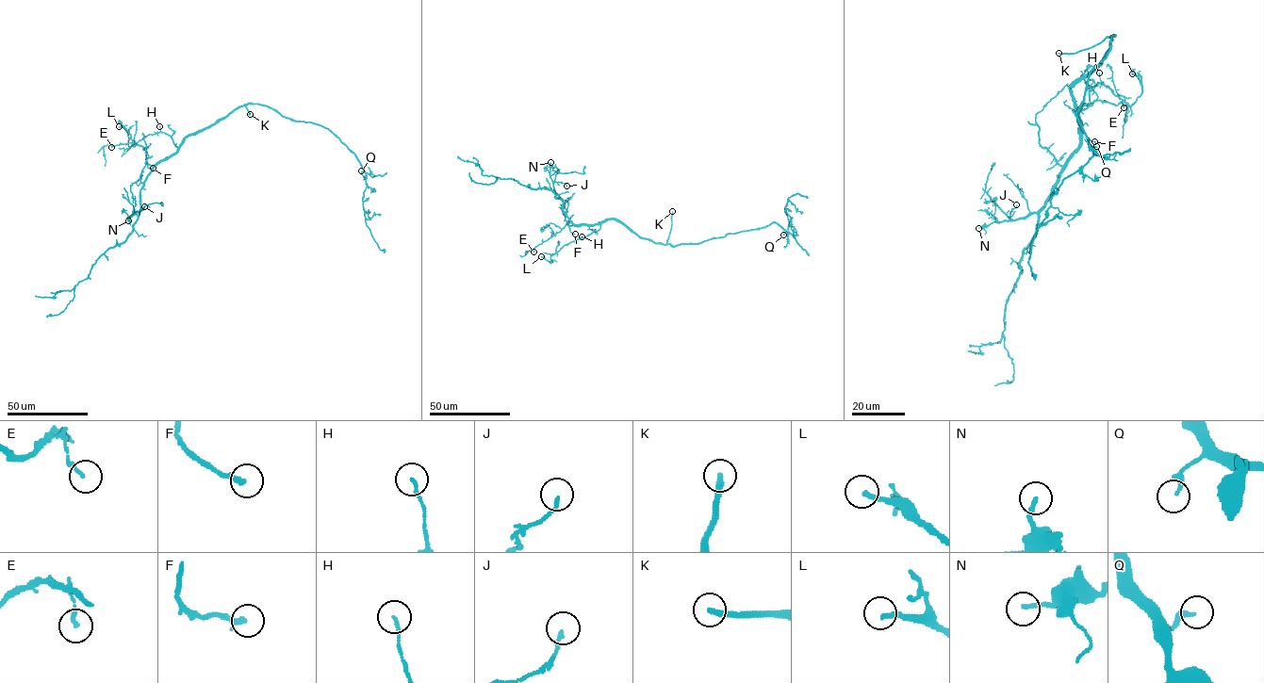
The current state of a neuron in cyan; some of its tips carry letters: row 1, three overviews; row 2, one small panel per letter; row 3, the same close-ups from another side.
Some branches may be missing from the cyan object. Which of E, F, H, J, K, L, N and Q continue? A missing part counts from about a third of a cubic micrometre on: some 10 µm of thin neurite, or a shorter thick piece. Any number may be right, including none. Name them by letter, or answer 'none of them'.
F, K, L, Q

